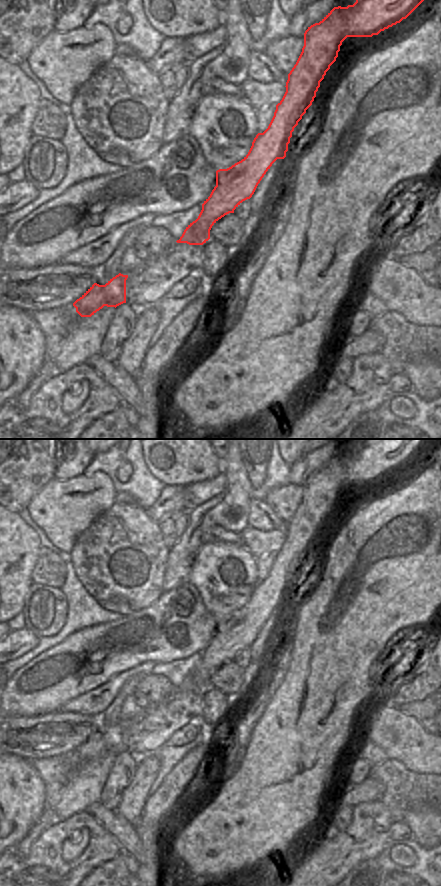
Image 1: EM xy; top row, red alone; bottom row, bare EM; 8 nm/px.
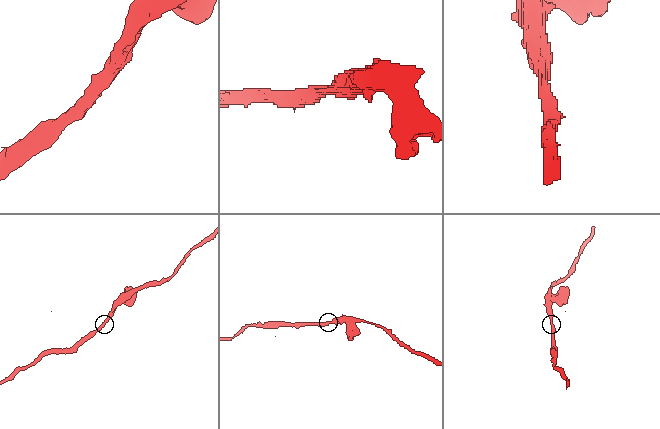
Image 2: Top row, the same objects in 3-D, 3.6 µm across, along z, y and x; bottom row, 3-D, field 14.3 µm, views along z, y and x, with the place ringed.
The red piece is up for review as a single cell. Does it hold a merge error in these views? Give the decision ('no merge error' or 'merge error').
no merge error

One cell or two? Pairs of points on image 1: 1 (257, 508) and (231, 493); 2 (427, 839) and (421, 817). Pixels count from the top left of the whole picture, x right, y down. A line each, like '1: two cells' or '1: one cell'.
1: two cells
2: one cell

